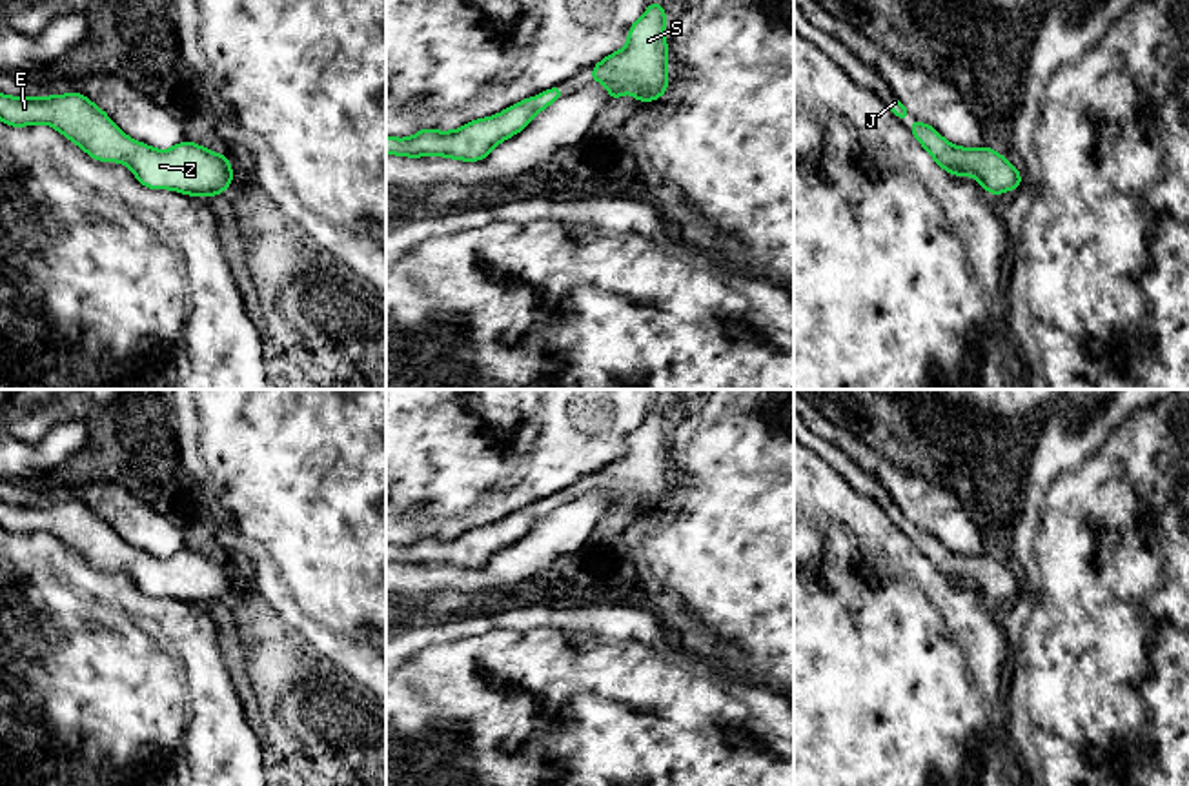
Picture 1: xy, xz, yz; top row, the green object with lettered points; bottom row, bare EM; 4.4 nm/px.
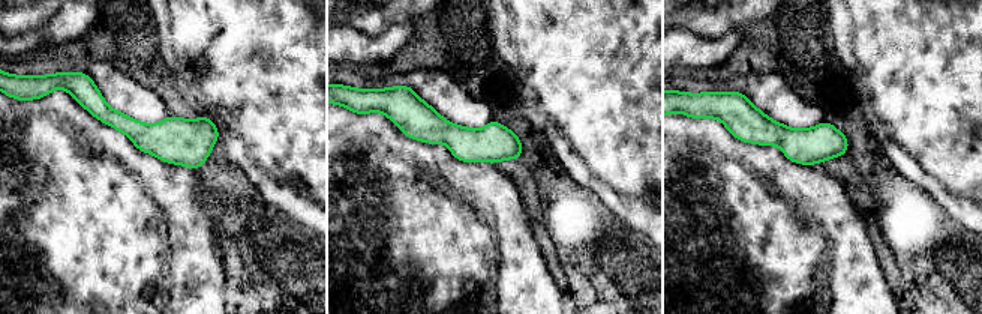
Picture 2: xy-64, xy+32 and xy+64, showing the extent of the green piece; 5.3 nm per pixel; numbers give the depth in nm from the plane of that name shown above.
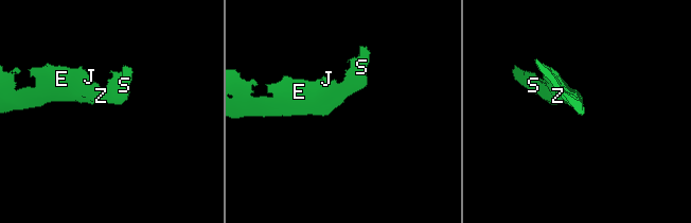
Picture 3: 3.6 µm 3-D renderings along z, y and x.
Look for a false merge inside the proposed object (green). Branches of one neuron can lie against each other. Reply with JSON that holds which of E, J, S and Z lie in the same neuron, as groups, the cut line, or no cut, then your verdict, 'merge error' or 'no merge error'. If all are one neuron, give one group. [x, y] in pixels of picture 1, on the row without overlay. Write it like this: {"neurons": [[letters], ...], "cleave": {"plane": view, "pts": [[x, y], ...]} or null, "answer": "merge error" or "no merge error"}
{"neurons": [["E", "J", "S", "Z"]], "cleave": null, "answer": "no merge error"}

